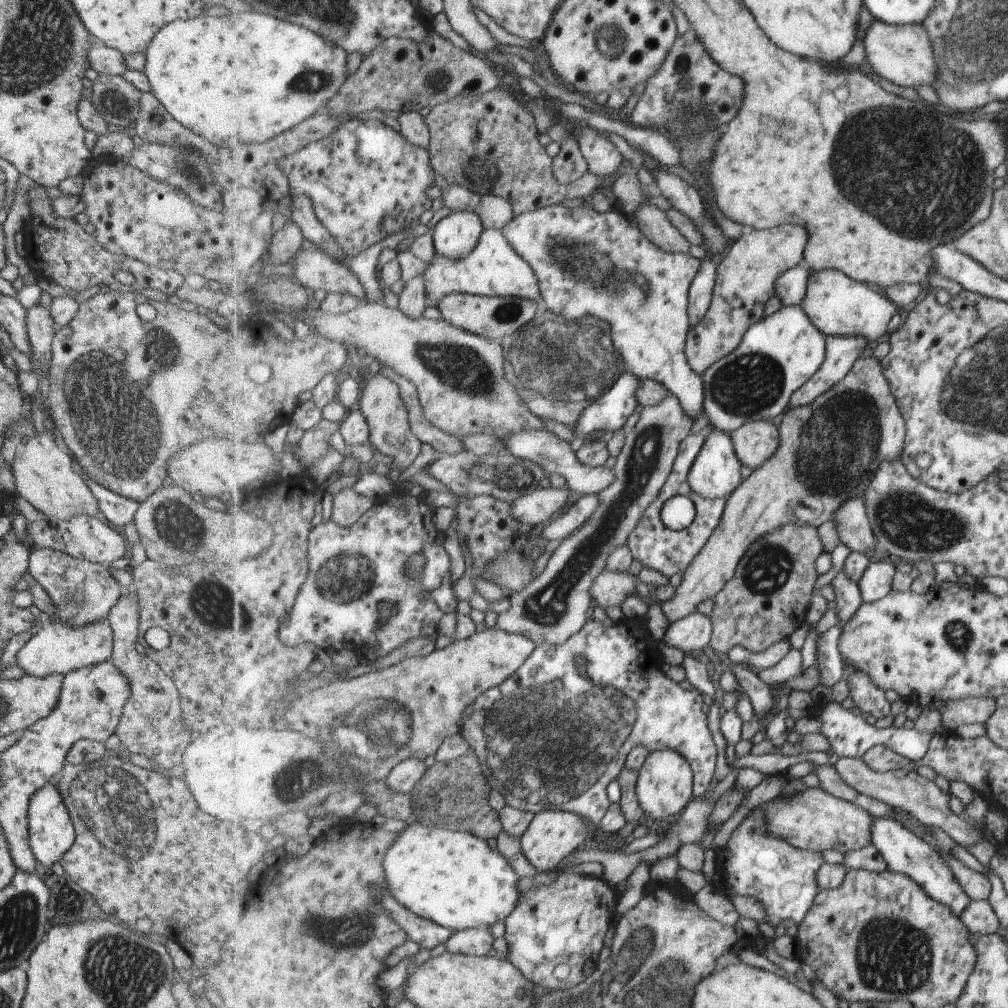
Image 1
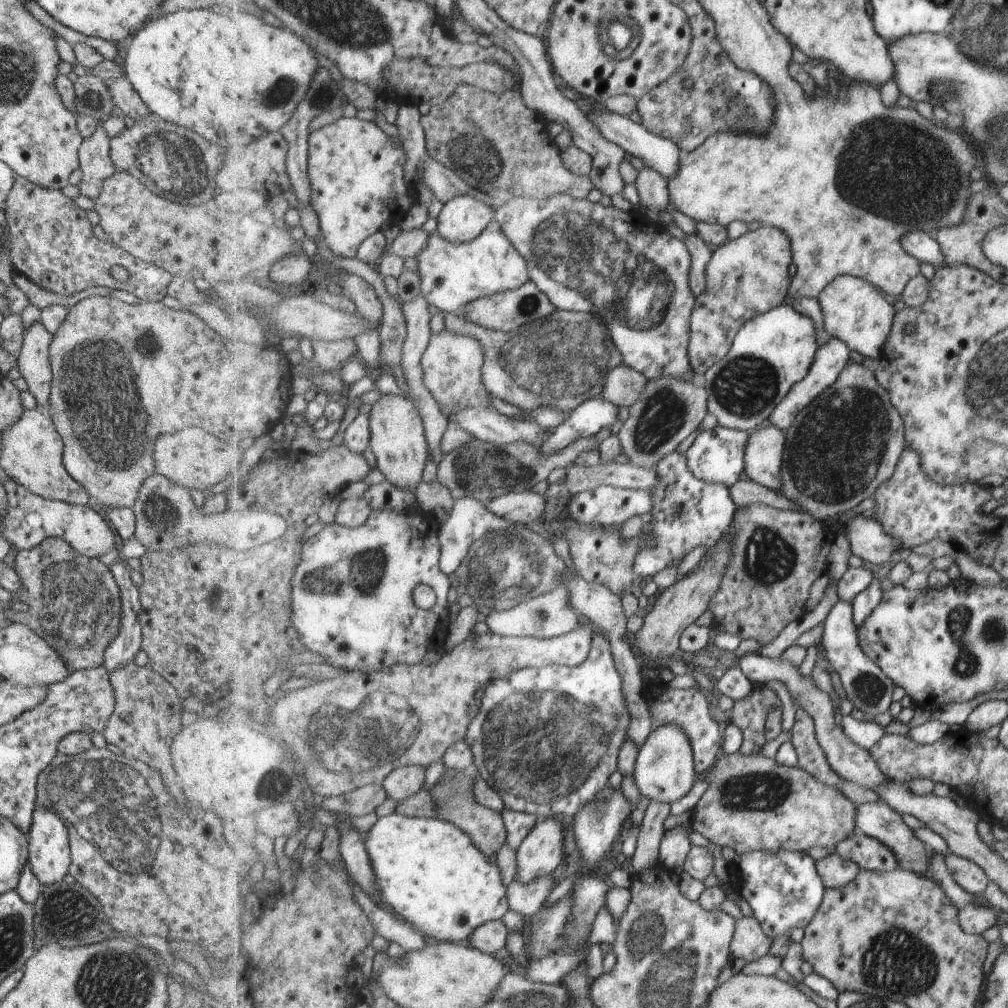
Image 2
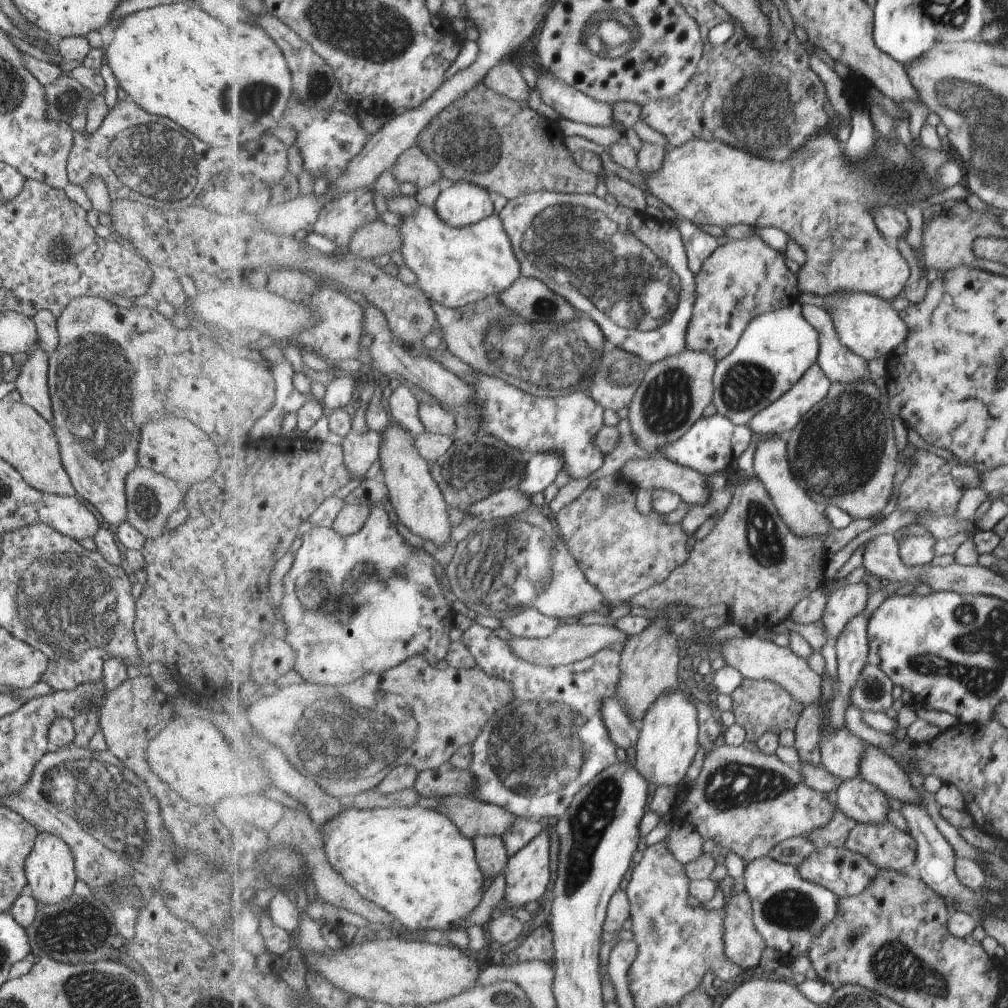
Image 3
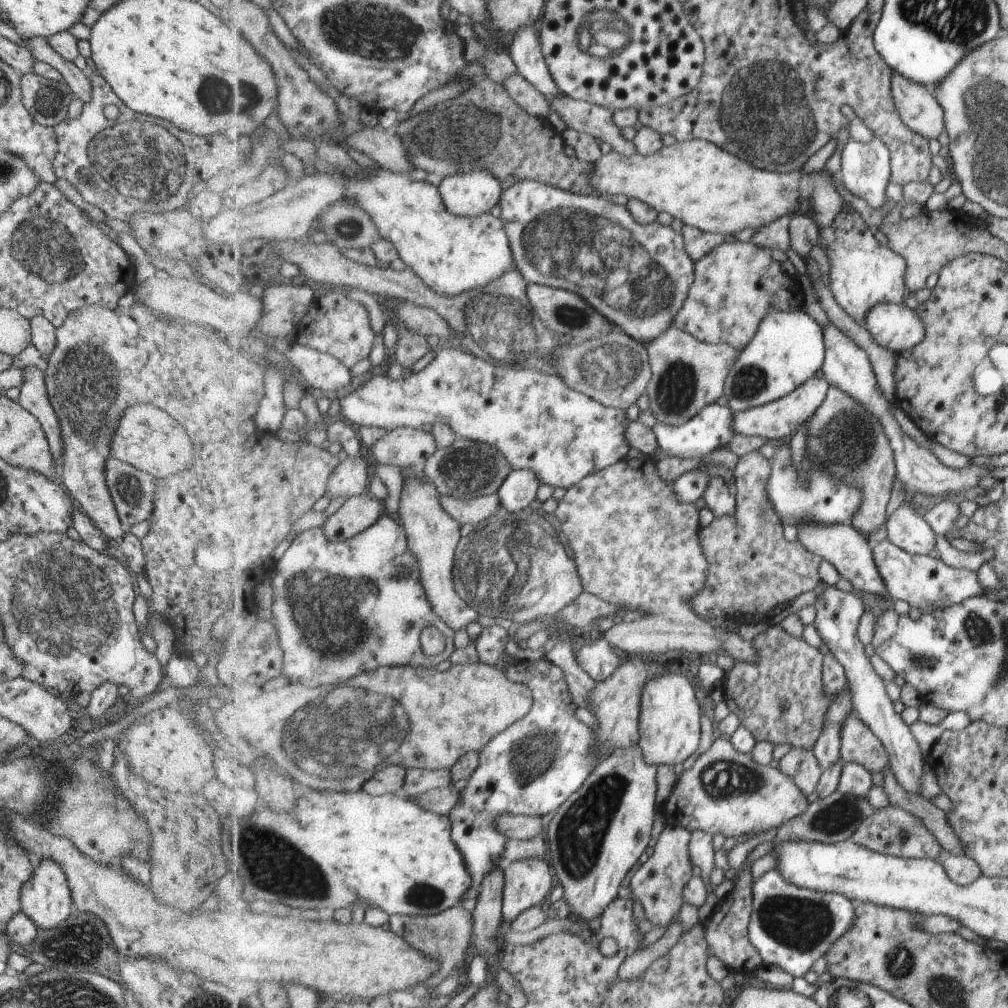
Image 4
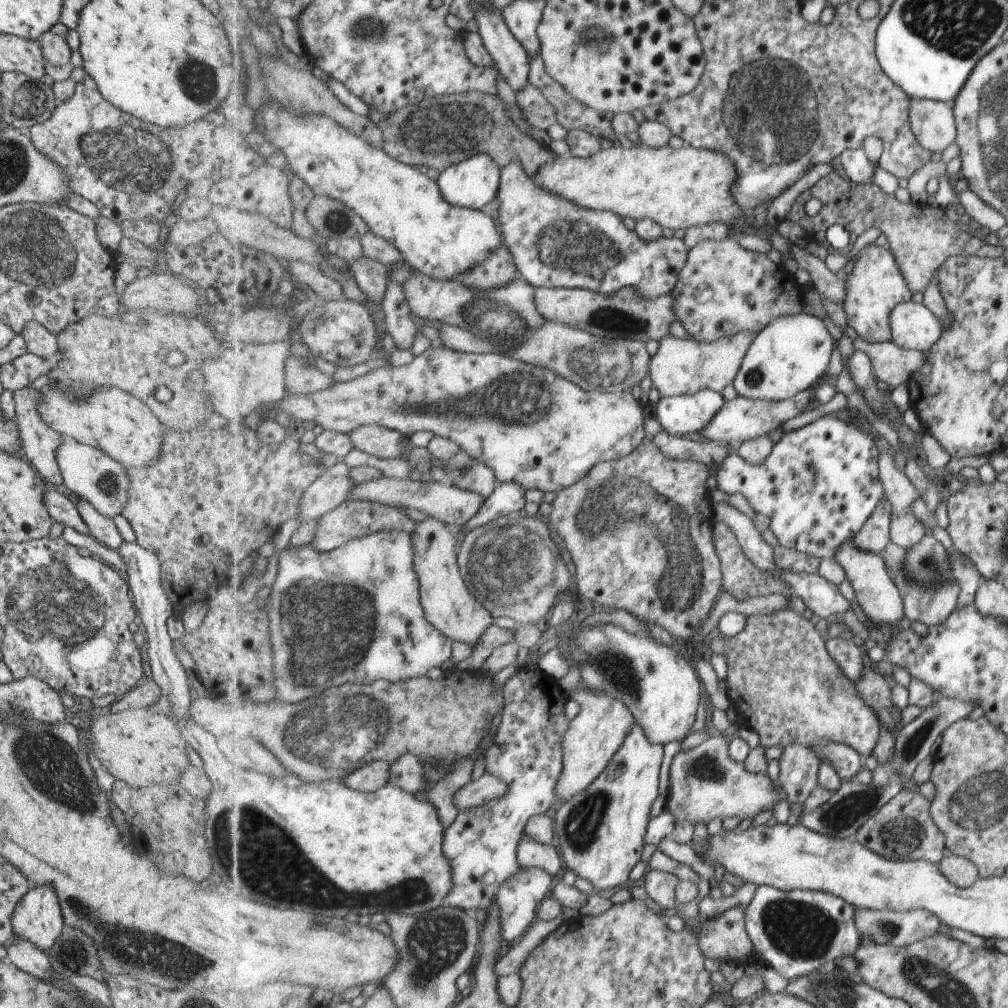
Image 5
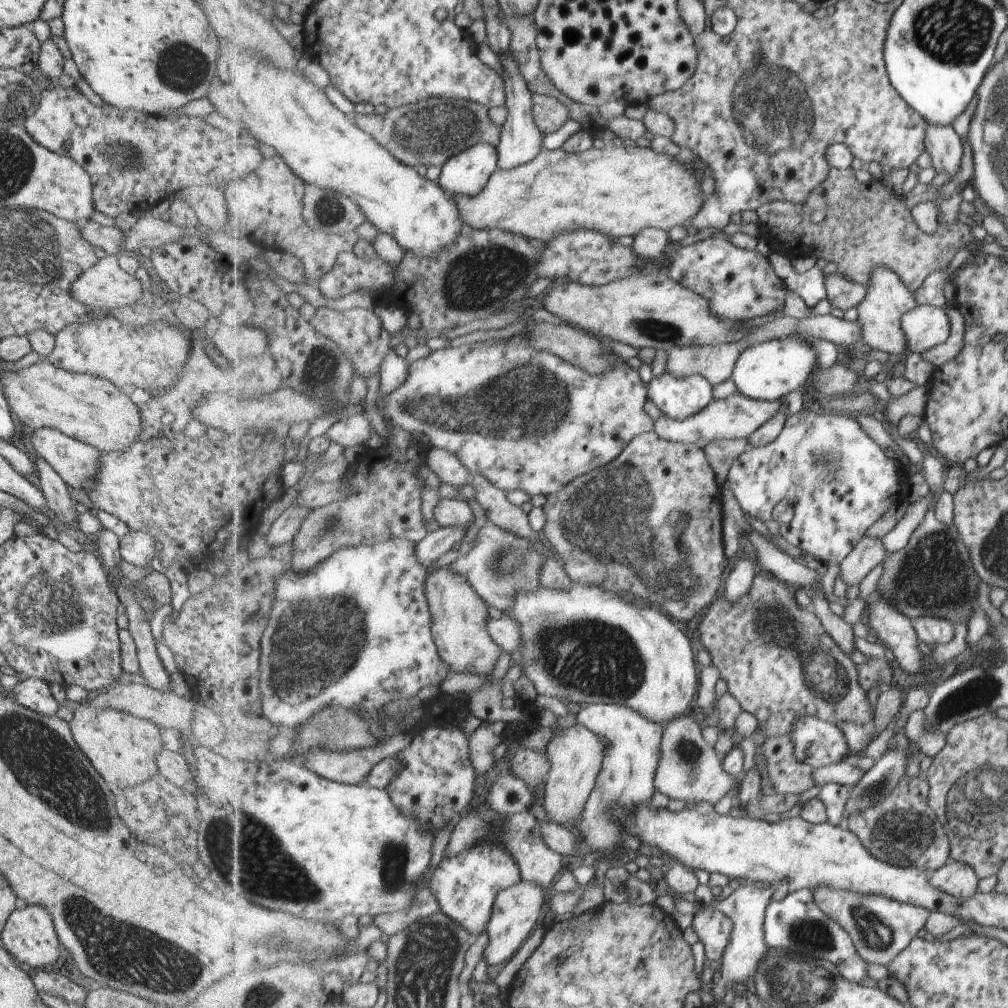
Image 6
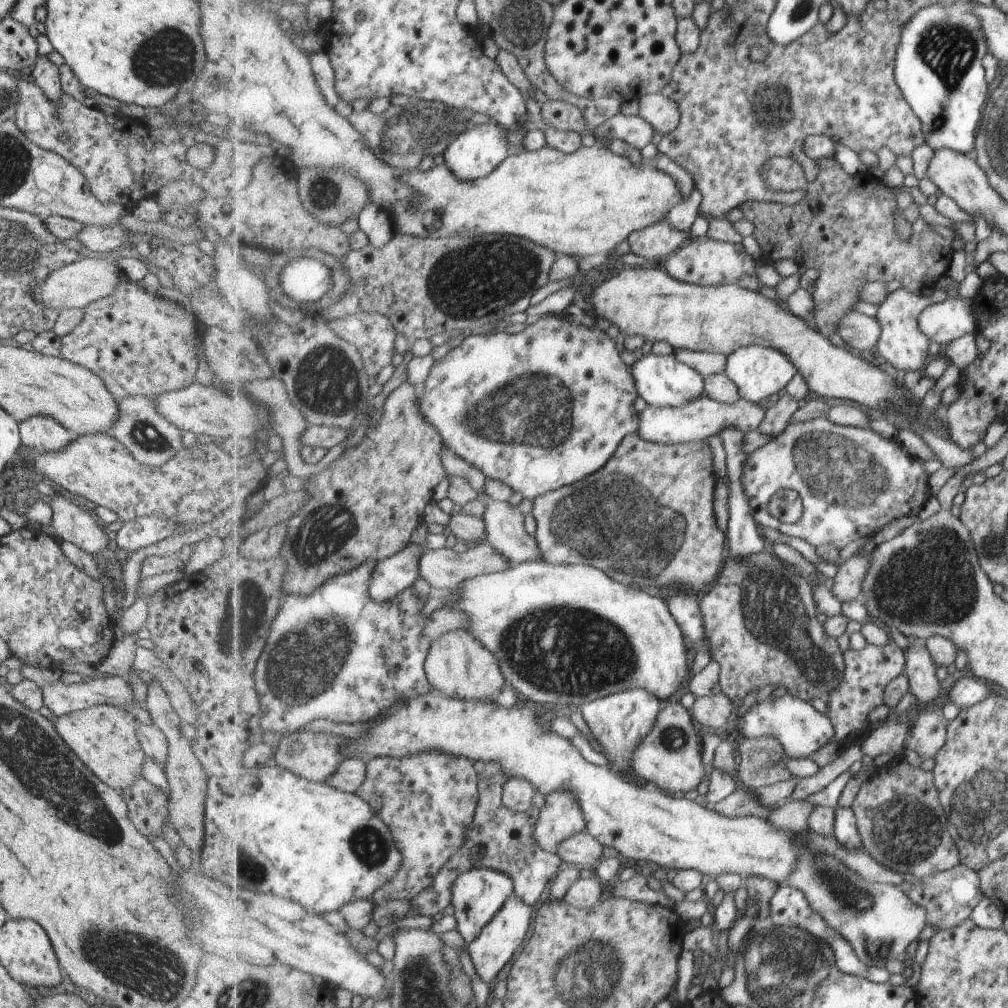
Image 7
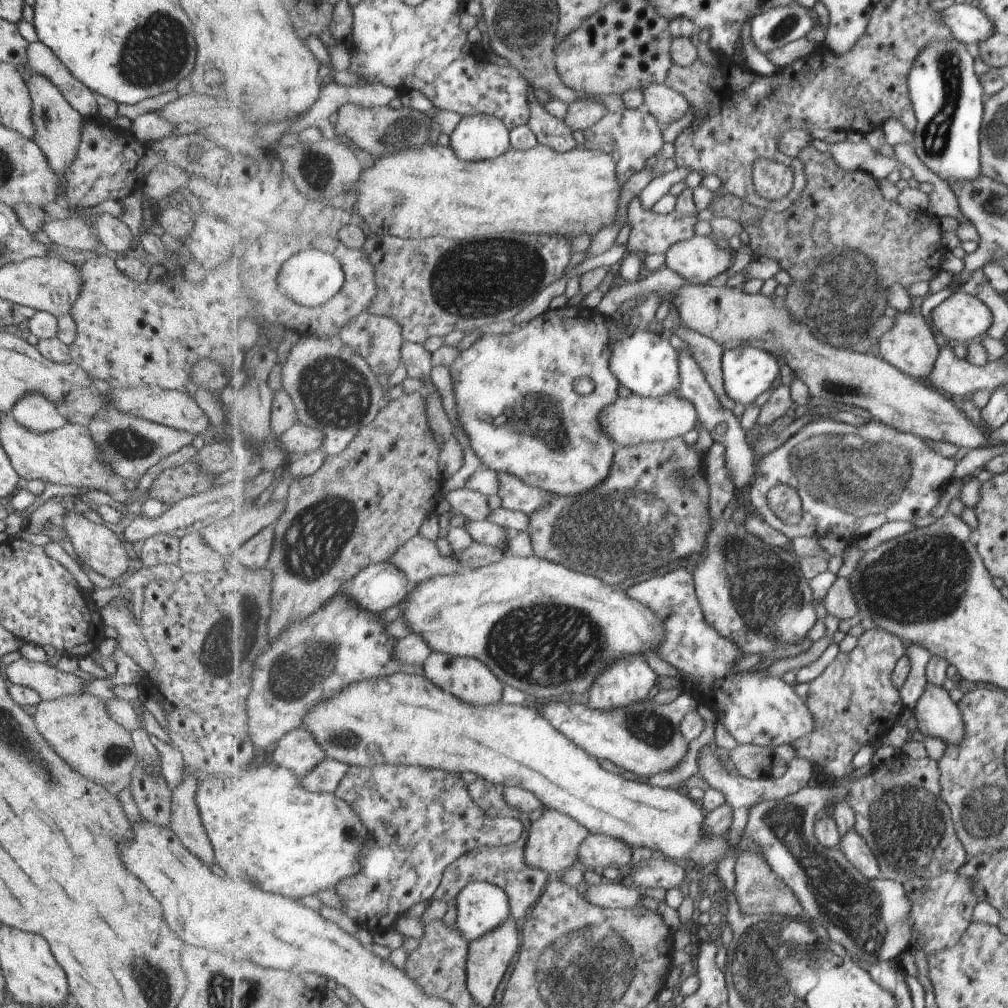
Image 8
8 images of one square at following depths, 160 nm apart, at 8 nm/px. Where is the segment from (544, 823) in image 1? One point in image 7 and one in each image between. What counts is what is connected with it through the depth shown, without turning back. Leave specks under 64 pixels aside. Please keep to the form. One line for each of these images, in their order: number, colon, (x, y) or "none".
2: (543, 850)
3: (527, 874)
4: (528, 881)
5: (519, 897)
6: (517, 909)
7: (497, 944)

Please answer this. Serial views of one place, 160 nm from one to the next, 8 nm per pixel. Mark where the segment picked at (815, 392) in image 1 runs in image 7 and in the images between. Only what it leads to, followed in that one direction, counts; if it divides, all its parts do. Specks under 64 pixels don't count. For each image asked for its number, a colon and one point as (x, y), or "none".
2: (832, 357)
3: (779, 419)
4: (774, 421)
5: (741, 420)
6: (737, 417)
7: (705, 417)

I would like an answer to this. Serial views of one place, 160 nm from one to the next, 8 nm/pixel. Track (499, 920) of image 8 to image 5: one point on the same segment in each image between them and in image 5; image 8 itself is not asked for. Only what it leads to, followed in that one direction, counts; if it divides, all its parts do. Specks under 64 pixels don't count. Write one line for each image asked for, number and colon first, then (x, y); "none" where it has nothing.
5: (483, 843)
6: (467, 885)
7: (478, 896)

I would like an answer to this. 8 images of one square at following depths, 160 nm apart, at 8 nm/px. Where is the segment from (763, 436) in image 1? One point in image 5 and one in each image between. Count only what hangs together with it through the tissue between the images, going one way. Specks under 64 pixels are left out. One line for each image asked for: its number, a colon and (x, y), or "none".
2: (766, 445)
3: (772, 466)
4: (843, 545)
5: (876, 593)

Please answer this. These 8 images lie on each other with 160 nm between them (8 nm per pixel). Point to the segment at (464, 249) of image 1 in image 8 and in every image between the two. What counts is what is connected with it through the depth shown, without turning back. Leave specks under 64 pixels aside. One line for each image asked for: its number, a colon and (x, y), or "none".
2: (463, 219)
3: (461, 204)
4: (478, 192)
5: (474, 183)
6: (468, 173)
7: (482, 148)
8: (478, 137)

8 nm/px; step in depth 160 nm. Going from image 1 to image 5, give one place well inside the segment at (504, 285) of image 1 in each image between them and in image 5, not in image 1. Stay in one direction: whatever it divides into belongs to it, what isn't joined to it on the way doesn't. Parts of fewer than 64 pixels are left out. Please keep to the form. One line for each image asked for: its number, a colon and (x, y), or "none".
2: (451, 275)
3: (455, 267)
4: (452, 254)
5: (400, 203)

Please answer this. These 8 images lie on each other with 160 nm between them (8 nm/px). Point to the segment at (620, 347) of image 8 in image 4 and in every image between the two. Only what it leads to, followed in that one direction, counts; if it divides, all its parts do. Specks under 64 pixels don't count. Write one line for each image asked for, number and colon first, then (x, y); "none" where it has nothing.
4: (712, 428)
5: (686, 415)
6: (681, 397)
7: (662, 381)

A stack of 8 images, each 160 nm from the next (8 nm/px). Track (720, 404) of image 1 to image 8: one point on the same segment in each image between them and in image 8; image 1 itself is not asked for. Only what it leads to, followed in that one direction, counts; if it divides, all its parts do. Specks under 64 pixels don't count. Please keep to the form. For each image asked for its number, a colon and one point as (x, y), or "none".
2: (774, 351)
3: (777, 348)
4: (789, 348)
5: (791, 353)
6: (768, 371)
7: (760, 372)
8: (748, 371)

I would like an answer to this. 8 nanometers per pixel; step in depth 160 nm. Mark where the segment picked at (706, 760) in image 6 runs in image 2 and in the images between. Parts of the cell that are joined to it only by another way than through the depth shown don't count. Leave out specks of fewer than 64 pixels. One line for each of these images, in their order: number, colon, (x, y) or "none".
2: (752, 803)
3: (745, 800)
4: (725, 792)
5: (706, 783)

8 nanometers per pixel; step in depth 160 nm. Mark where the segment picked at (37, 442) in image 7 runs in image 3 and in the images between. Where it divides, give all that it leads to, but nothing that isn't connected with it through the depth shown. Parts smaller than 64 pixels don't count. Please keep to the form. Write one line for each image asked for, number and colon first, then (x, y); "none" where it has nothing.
3: (150, 497)
4: (131, 491)
5: (87, 473)
6: (76, 463)

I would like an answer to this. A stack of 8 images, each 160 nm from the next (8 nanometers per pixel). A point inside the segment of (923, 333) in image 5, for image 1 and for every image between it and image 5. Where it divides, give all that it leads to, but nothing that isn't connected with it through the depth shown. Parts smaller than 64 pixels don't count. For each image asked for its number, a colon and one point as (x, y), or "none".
1: (838, 305)
2: (856, 312)
3: (867, 324)
4: (894, 326)

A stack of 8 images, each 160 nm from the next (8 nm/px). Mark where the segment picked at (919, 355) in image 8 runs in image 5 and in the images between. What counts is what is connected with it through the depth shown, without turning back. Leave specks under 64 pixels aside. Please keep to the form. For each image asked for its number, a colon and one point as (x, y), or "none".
5: (875, 285)
6: (888, 299)
7: (902, 344)

